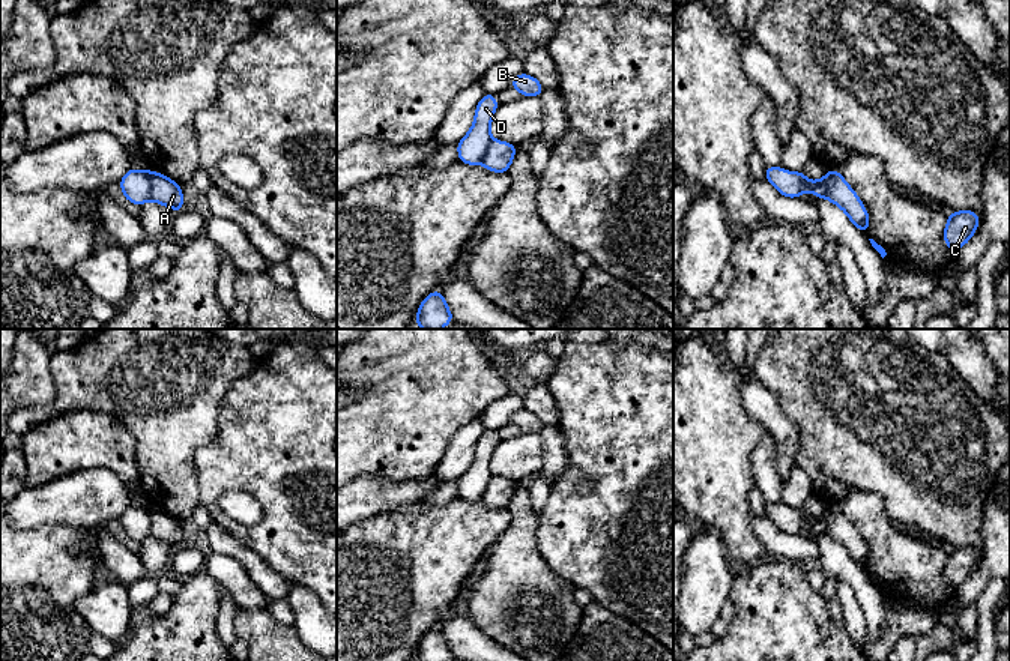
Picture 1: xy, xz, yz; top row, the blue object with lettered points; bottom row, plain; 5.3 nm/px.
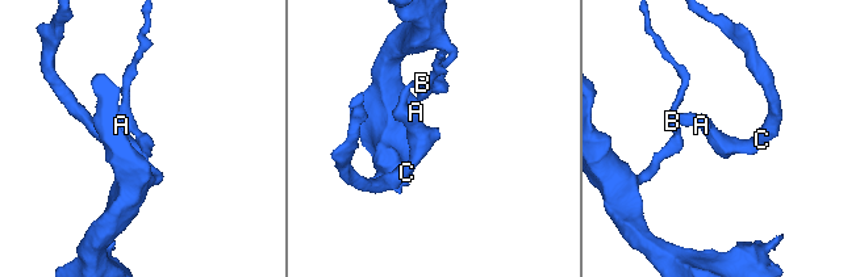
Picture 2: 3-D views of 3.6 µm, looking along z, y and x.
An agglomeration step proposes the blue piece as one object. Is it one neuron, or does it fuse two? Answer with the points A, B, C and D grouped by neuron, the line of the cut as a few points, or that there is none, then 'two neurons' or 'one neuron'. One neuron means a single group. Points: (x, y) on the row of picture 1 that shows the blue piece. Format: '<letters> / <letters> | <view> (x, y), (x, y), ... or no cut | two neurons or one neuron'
A C / B D | xy (149, 172), (151, 199) | two neurons

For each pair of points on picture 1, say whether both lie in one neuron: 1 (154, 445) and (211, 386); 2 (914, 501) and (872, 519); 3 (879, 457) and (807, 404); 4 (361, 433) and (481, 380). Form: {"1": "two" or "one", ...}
{"1": "one", "2": "two", "3": "one", "4": "one"}

